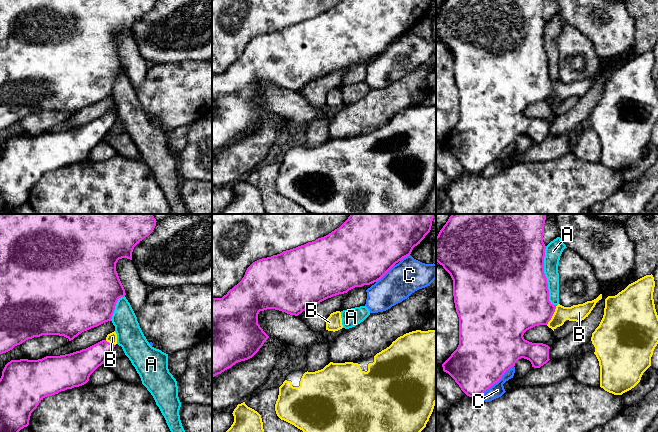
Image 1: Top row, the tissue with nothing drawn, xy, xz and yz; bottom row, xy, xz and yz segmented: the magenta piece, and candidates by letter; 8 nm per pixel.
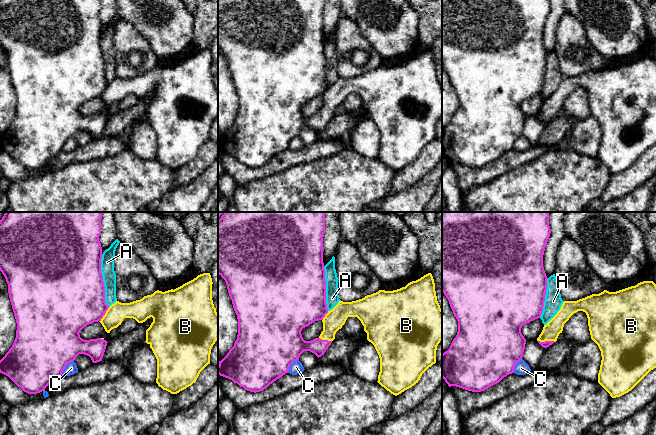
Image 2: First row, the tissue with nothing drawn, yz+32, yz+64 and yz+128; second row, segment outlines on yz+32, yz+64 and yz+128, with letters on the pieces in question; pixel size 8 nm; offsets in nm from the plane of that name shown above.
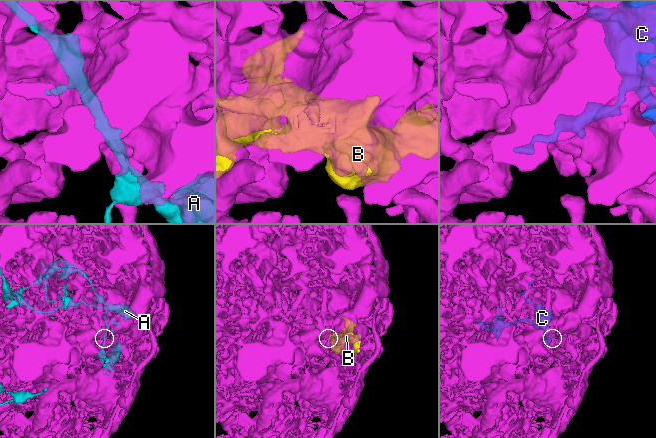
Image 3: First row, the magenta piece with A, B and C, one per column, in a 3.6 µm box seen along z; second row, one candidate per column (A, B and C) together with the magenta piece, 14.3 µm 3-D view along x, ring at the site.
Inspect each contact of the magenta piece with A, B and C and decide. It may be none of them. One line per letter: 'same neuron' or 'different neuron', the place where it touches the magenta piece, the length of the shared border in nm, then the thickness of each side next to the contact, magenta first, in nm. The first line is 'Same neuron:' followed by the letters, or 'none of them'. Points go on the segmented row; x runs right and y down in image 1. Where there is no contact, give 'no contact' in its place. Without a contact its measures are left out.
Same neuron: B
A: different neuron; contact yz (545, 277); length 480 nm; calibres 500 and 140 nm
B: same neuron; contact yz (552, 315); length 180 nm; calibres 400 and 130 nm
C: different neuron; contact yz (496, 382); length 380 nm; calibres 440 and 110 nm

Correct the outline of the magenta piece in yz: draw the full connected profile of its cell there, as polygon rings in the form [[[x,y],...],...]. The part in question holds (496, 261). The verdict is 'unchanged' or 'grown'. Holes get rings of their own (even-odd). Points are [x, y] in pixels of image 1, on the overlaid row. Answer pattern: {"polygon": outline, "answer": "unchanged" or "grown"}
{"polygon": [[[451,214],[436,237],[436,261],[453,280],[454,303],[459,317],[459,345],[442,367],[469,397],[481,398],[521,358],[529,360],[534,368],[540,368],[550,360],[548,345],[532,343],[523,337],[527,330],[547,325],[557,306],[549,301],[544,273],[546,215]]], "answer": "unchanged"}

